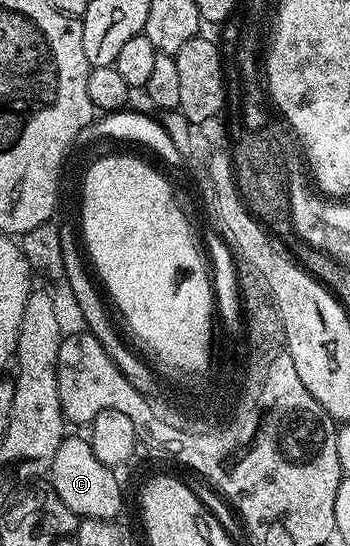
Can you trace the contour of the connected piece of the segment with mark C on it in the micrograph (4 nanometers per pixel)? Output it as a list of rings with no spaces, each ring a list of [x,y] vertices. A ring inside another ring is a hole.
[[[68,435],[58,447],[58,451],[54,451],[50,484],[58,499],[62,499],[62,503],[66,503],[66,507],[70,507],[70,511],[76,514],[77,518],[115,521],[124,509],[124,493],[120,490],[116,473],[117,470],[113,466],[103,465],[98,455],[94,455],[91,440],[87,436]]]

